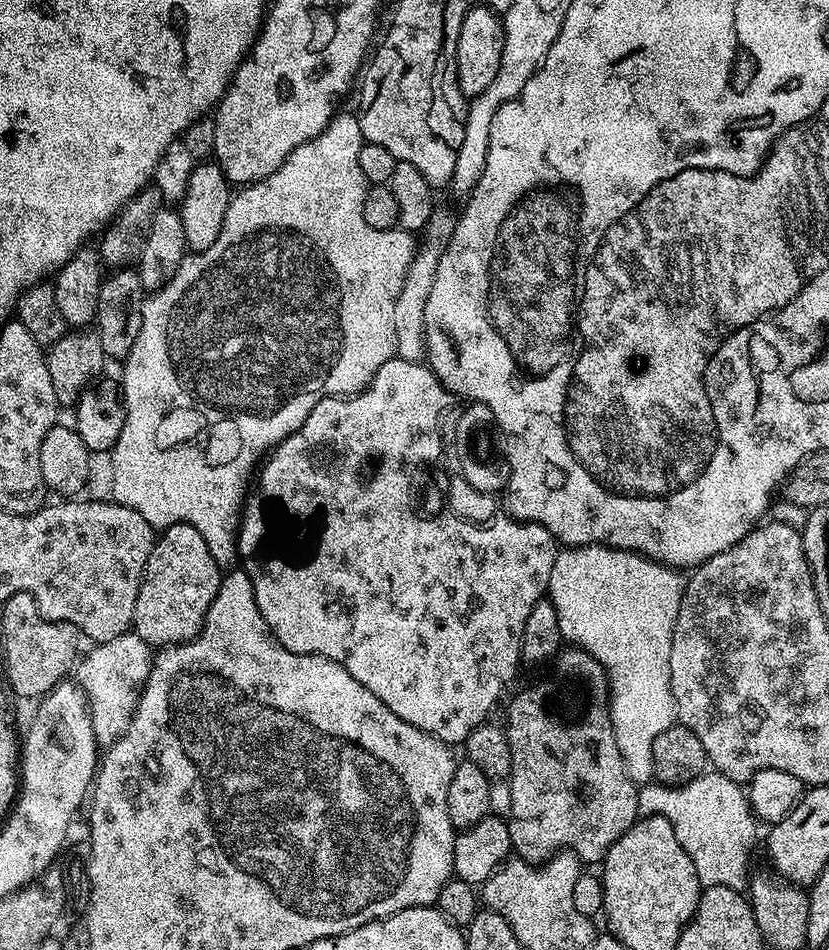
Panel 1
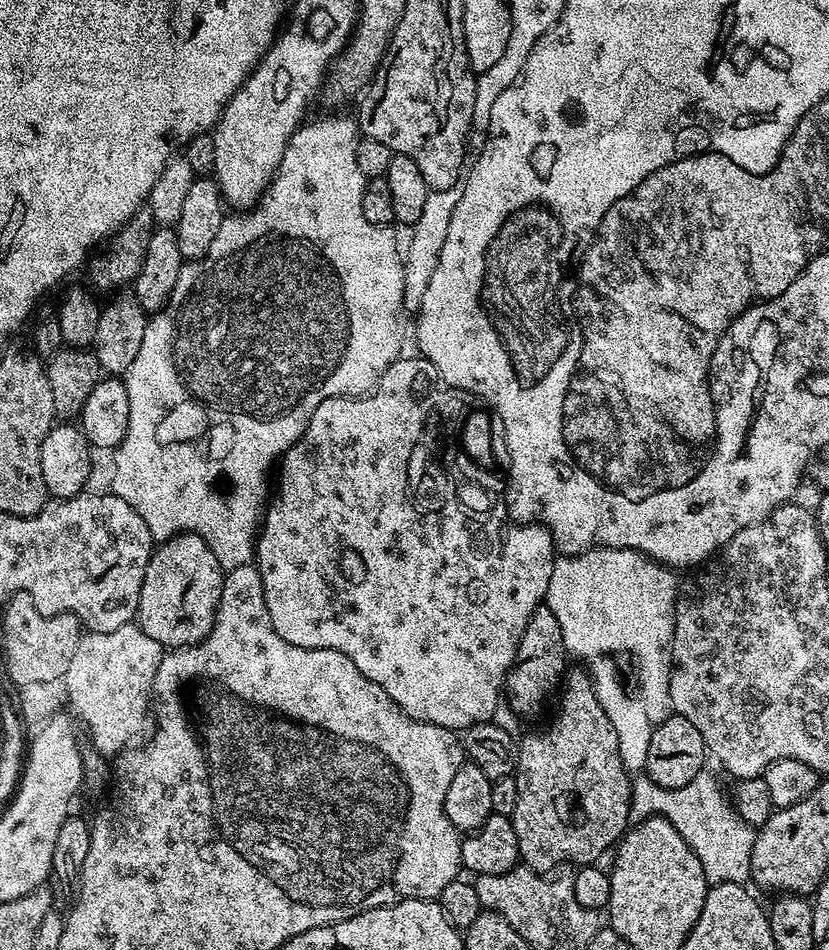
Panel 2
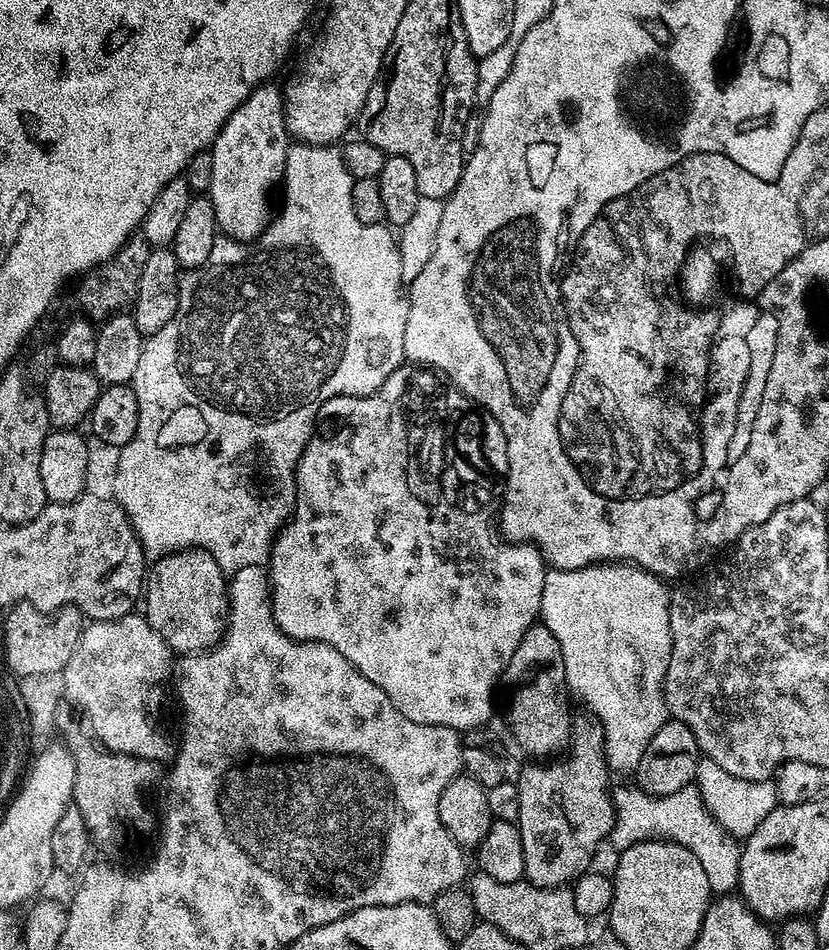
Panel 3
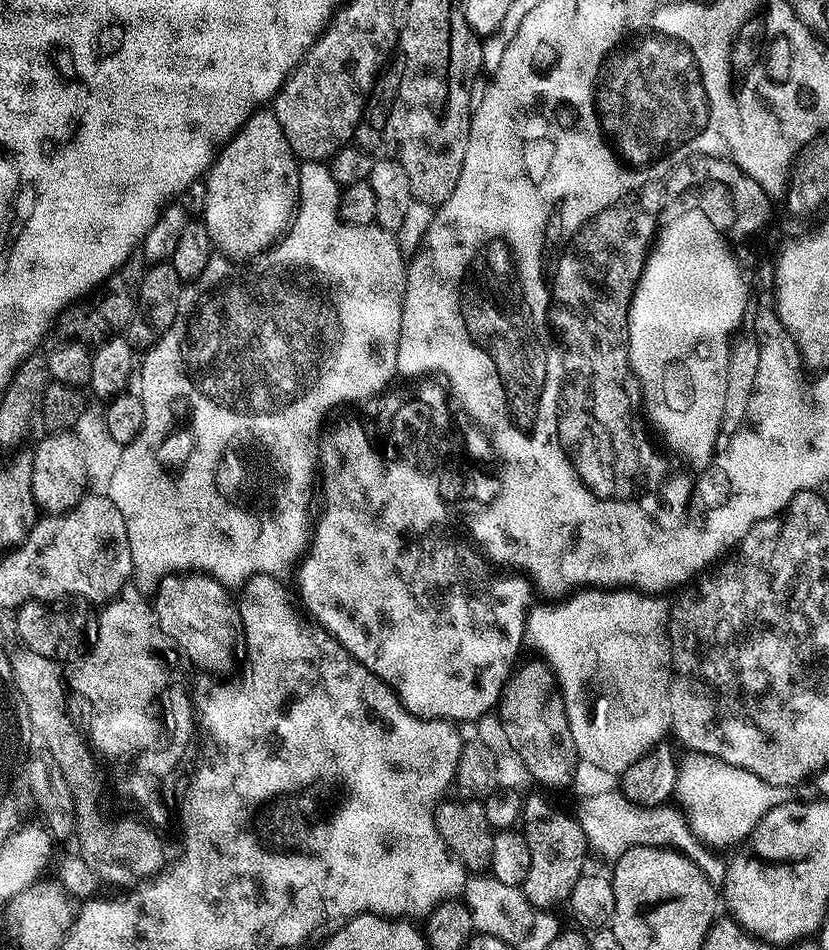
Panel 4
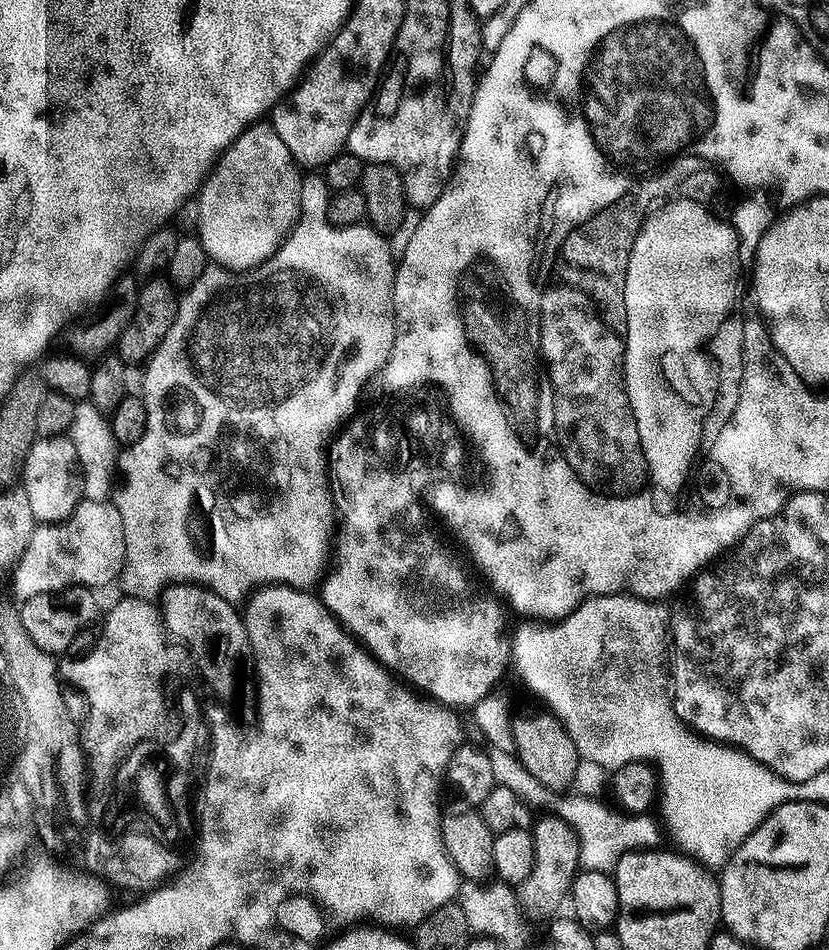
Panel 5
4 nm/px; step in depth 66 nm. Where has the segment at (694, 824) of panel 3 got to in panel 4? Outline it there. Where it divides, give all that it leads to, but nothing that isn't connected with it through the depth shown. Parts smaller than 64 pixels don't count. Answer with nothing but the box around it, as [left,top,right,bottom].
[578,790,728,885]

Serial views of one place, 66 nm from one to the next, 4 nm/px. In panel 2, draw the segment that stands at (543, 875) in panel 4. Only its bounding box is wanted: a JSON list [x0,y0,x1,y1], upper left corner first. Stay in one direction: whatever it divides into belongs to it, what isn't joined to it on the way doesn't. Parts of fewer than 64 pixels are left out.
[510,671,632,874]

